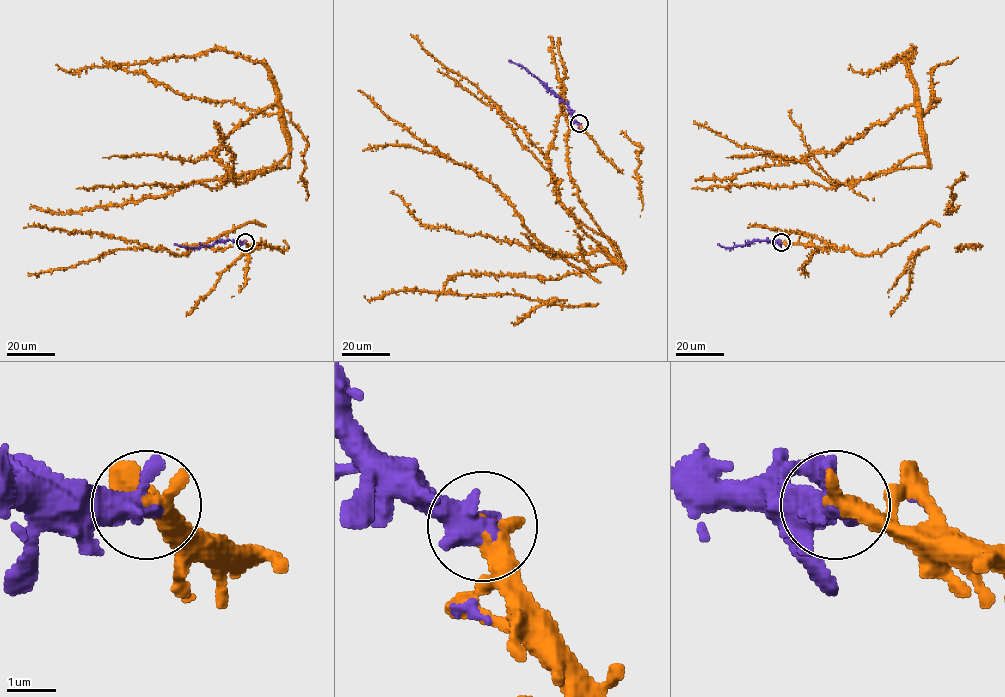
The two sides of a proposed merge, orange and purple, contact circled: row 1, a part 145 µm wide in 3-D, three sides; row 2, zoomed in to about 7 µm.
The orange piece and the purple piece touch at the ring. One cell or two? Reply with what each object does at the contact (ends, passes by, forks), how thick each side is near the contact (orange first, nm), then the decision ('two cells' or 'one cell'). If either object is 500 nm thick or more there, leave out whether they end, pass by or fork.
480 nm thick on the orange side, 600 nm on the other; one cell

